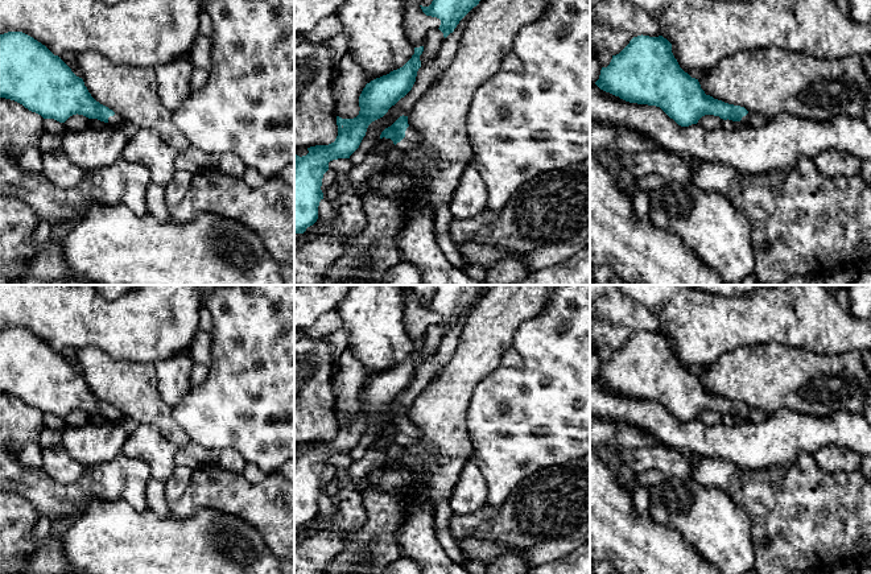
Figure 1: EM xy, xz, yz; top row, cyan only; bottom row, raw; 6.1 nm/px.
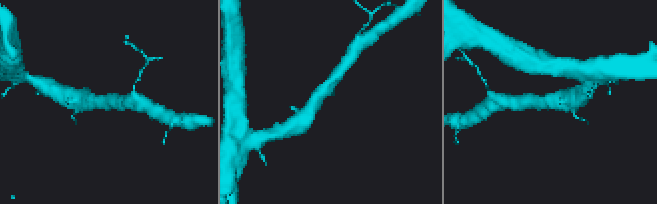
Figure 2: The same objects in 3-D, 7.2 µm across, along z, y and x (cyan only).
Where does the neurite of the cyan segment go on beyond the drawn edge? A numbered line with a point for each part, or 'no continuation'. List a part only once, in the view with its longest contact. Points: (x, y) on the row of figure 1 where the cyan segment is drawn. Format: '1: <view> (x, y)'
1: xz (412, 139)

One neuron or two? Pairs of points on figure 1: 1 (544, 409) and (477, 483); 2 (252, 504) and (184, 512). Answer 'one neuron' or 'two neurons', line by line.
1: two neurons
2: one neuron

